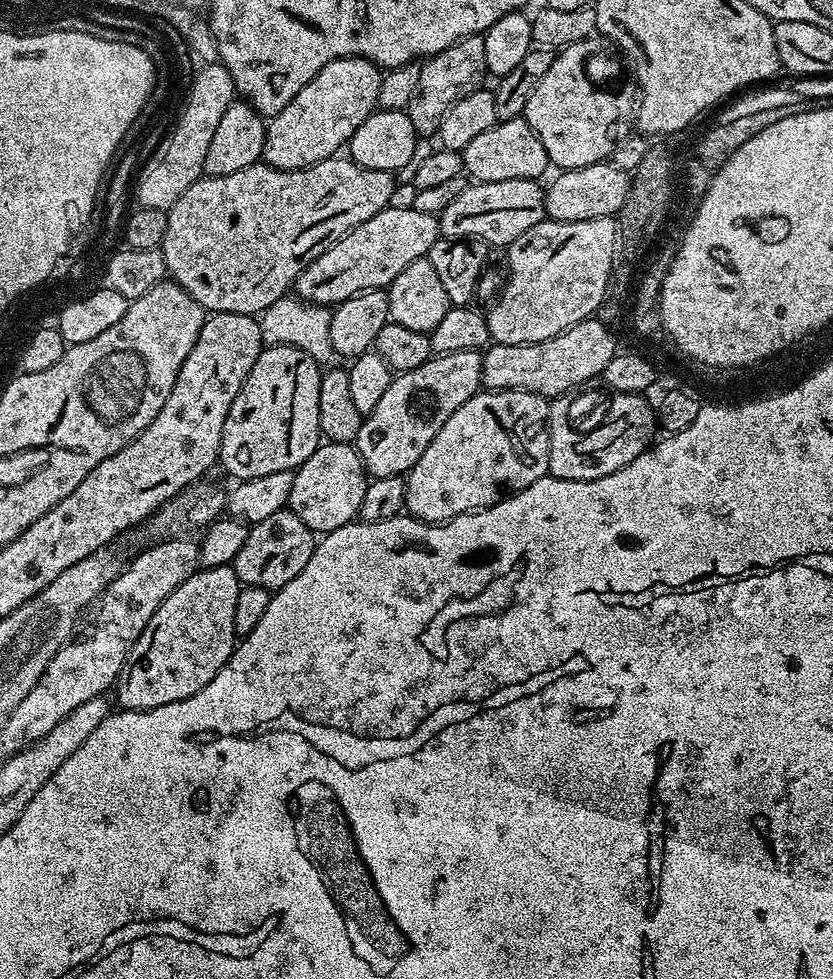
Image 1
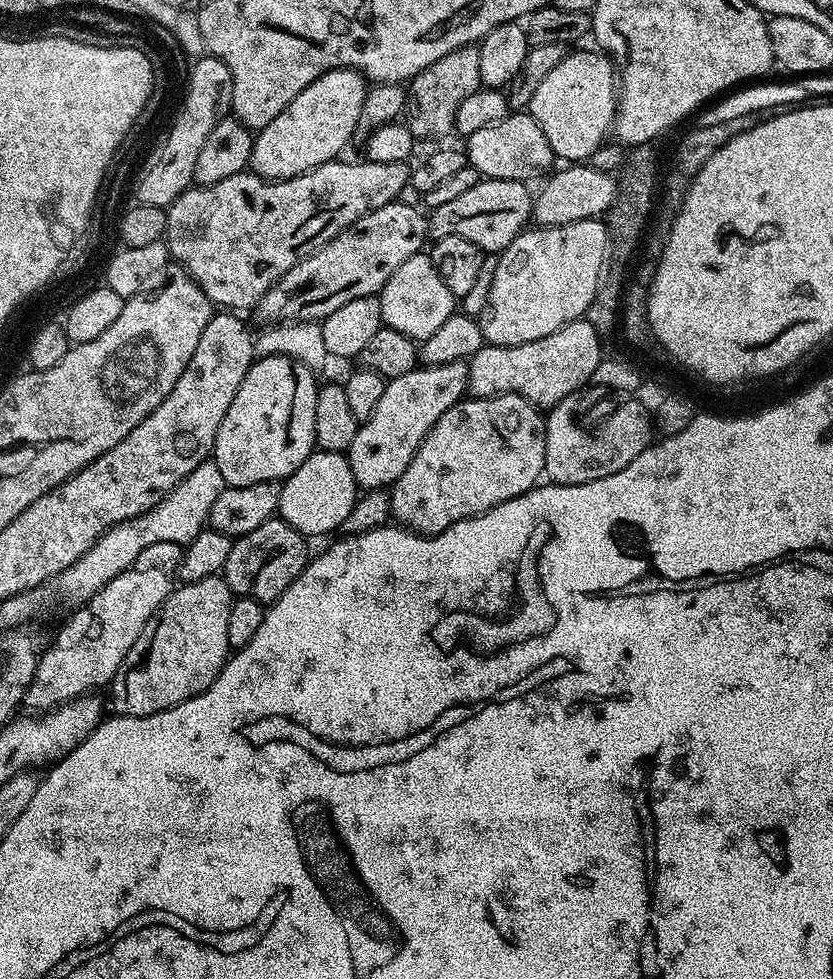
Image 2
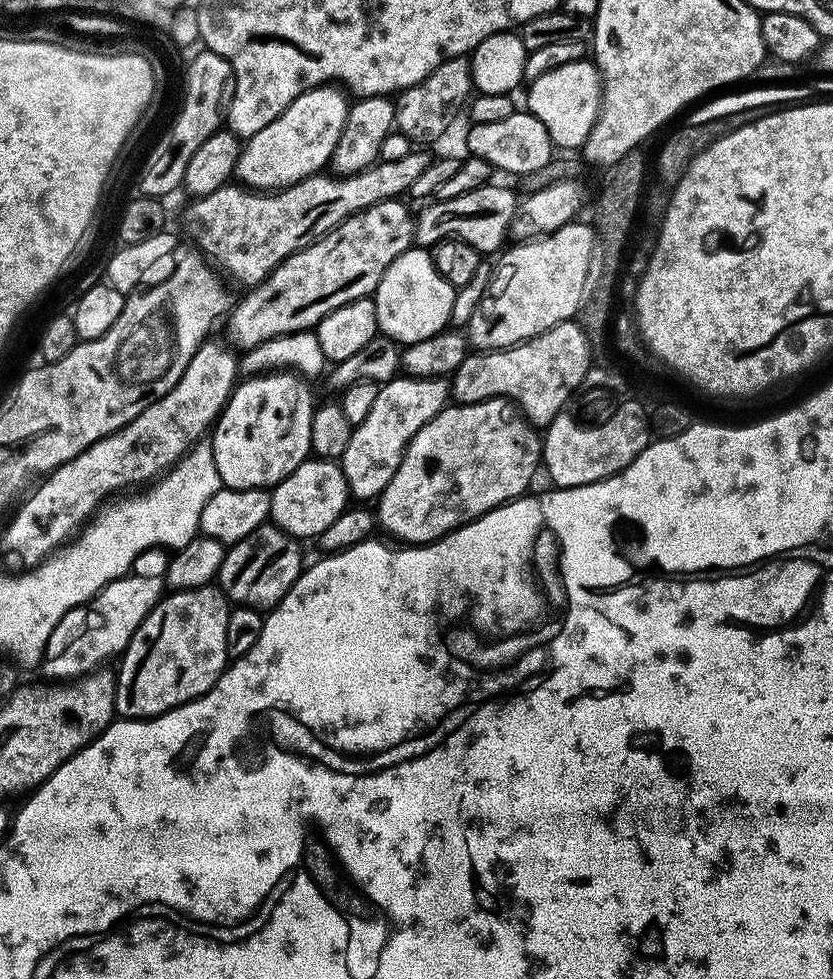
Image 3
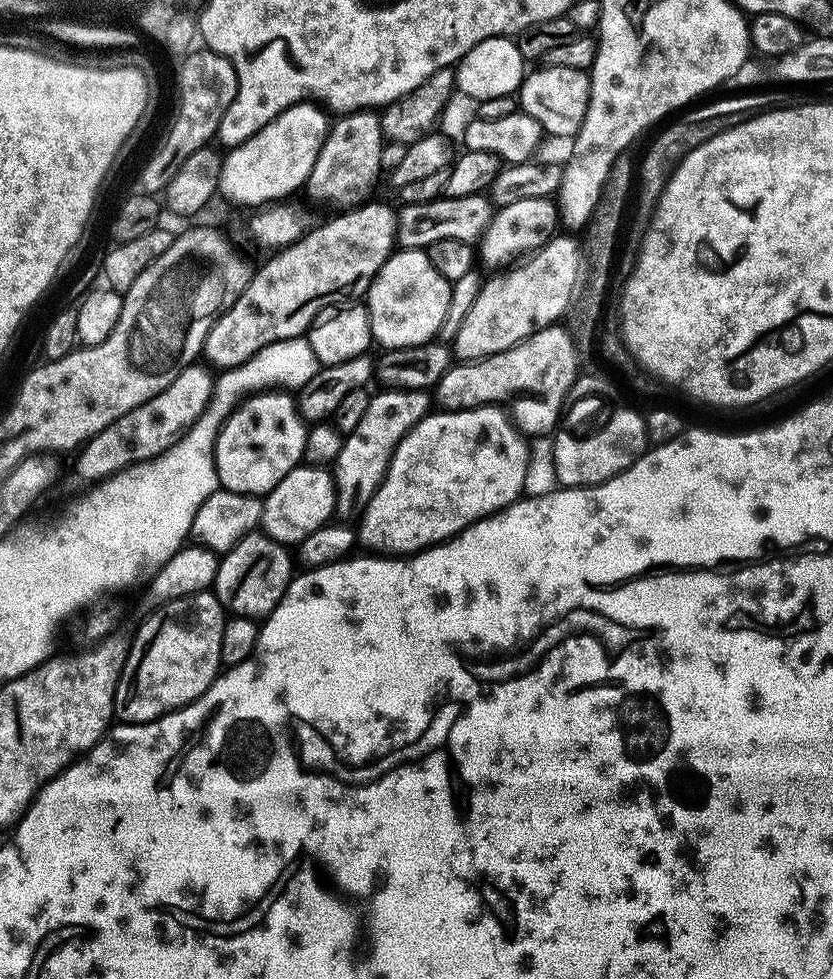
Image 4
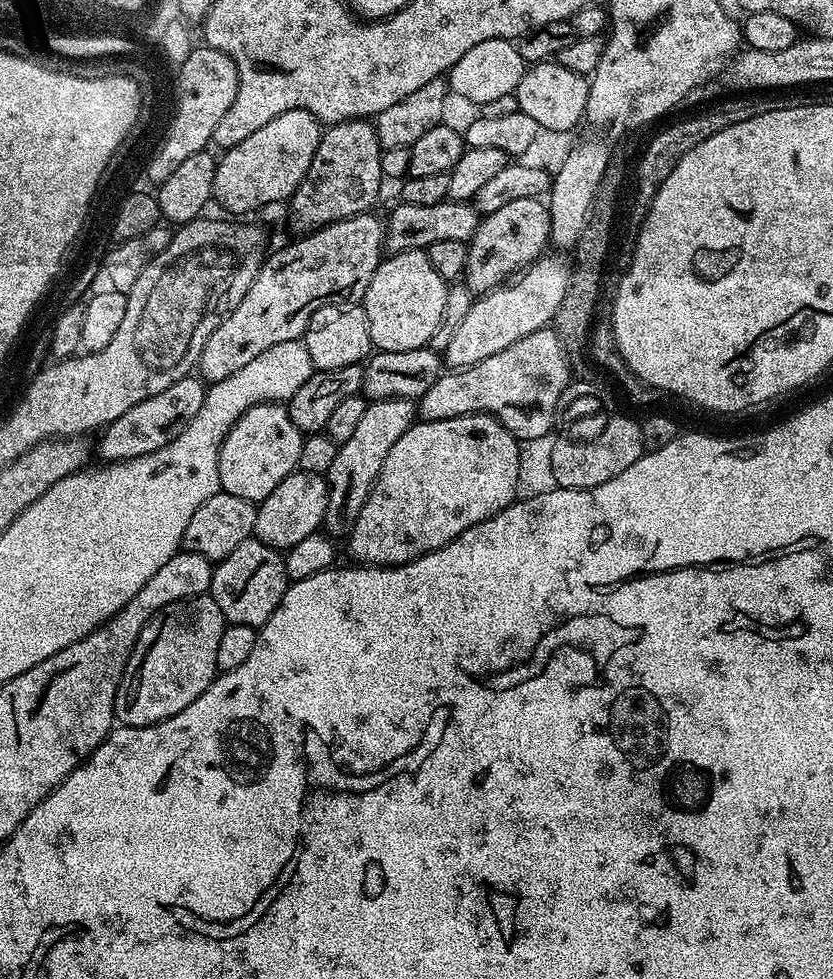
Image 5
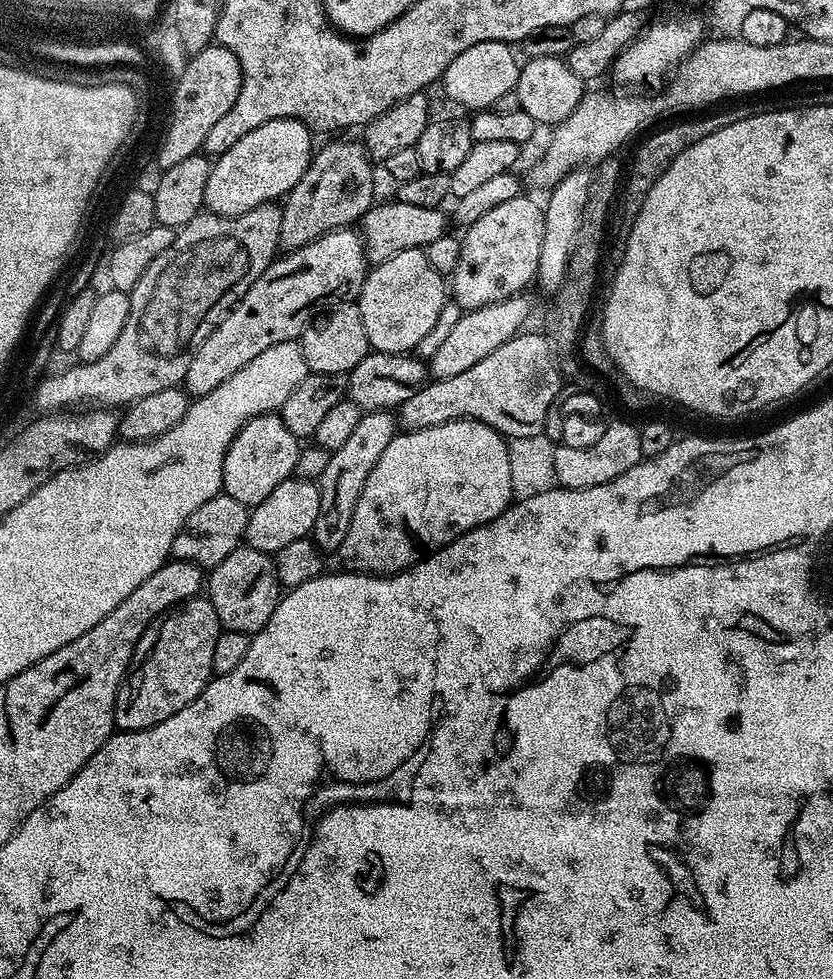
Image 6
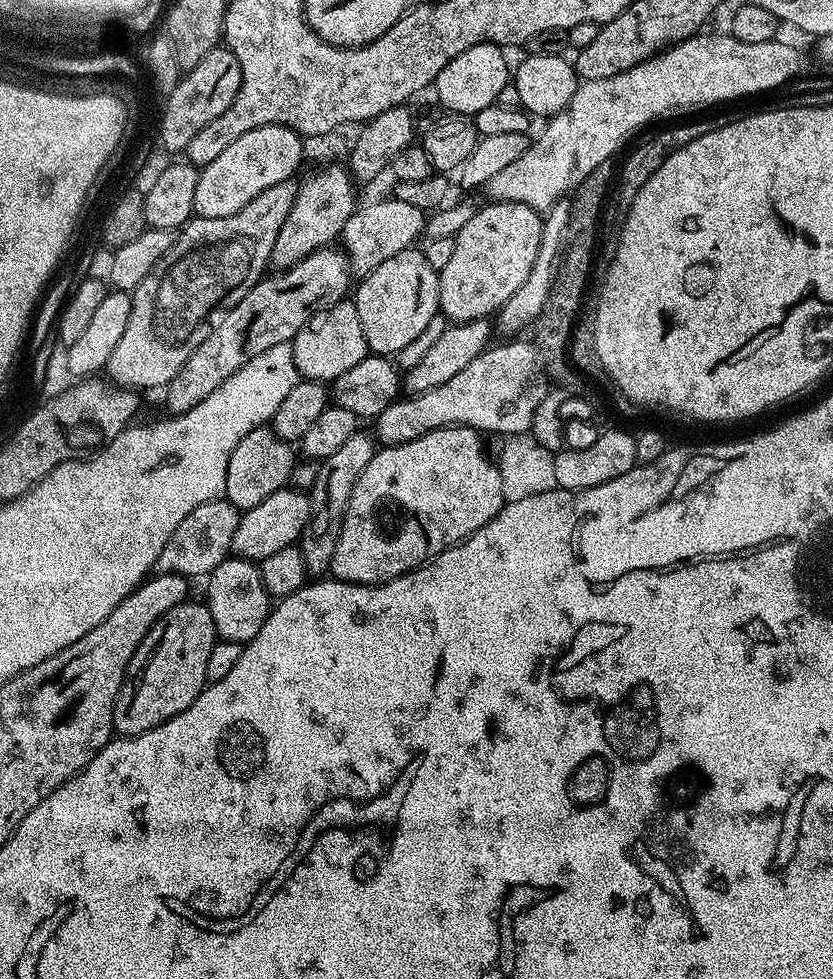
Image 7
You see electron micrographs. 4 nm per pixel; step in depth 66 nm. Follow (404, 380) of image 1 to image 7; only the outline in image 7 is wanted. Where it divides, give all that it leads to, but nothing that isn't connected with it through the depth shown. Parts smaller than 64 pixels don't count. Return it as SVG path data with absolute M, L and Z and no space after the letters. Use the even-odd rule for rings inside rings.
M364 430L356 431L350 438L346 438L346 443L342 447L334 450L334 454L330 454L330 458L326 458L320 464L318 482L314 482L314 486L310 490L312 516L304 528L303 536L298 541L300 553L304 555L304 562L309 569L327 569L332 563L334 546L338 542L340 527L348 512L354 482L358 482L362 470L366 470L370 458L378 451L377 441L371 435L369 436L364 433Z

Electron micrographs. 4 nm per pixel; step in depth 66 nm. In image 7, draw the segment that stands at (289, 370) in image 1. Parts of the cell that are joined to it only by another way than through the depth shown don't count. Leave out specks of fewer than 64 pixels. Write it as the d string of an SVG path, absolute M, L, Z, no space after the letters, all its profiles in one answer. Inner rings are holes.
M271 427L255 428L236 447L230 458L224 496L235 508L241 510L258 506L258 502L270 498L270 494L288 484L294 463L292 448L293 445L289 441L281 440Z

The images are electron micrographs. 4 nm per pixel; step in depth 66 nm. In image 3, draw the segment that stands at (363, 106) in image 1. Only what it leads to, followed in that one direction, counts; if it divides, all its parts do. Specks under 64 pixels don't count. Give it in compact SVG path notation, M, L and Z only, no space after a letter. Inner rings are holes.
M321 86L304 92L270 126L262 126L258 134L247 137L236 176L253 190L279 190L317 175L323 169L320 167L331 161L348 122L350 100L339 90L336 86Z

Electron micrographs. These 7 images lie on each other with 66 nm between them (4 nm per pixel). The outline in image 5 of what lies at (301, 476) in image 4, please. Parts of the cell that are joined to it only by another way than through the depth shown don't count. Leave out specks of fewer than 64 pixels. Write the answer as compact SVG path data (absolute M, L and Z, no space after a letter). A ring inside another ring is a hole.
M295 471L278 485L256 509L255 539L277 550L287 550L309 534L321 531L328 505L328 482L315 472Z

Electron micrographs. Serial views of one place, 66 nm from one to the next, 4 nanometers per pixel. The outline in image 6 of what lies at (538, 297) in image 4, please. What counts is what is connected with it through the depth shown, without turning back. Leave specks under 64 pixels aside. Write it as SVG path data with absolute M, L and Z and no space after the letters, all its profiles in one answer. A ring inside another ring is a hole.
M517 294L505 296L503 300L487 304L481 308L465 311L452 324L448 337L436 348L436 353L430 359L430 372L435 379L454 378L454 374L464 374L477 362L482 362L486 354L494 354L498 346L514 337L525 327L528 315L532 312L532 304L527 300L527 295Z

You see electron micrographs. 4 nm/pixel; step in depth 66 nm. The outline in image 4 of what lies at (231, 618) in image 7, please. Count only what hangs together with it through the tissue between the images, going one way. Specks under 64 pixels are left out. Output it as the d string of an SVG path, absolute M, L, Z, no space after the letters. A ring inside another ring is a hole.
M257 530L247 532L231 550L223 553L214 591L232 616L263 618L280 605L280 599L286 594L294 575L294 556L288 552L291 551L285 545L279 544L263 530Z

